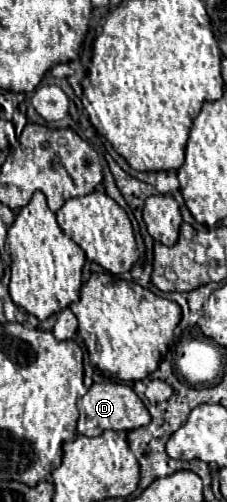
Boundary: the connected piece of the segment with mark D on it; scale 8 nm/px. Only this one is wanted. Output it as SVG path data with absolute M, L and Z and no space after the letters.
M113 381L93 383L89 387L89 391L79 399L79 403L81 403L83 411L79 413L77 431L85 437L101 435L107 429L111 429L111 431L131 431L131 429L143 427L151 421L151 415L147 413L143 401L125 383L113 383Z

